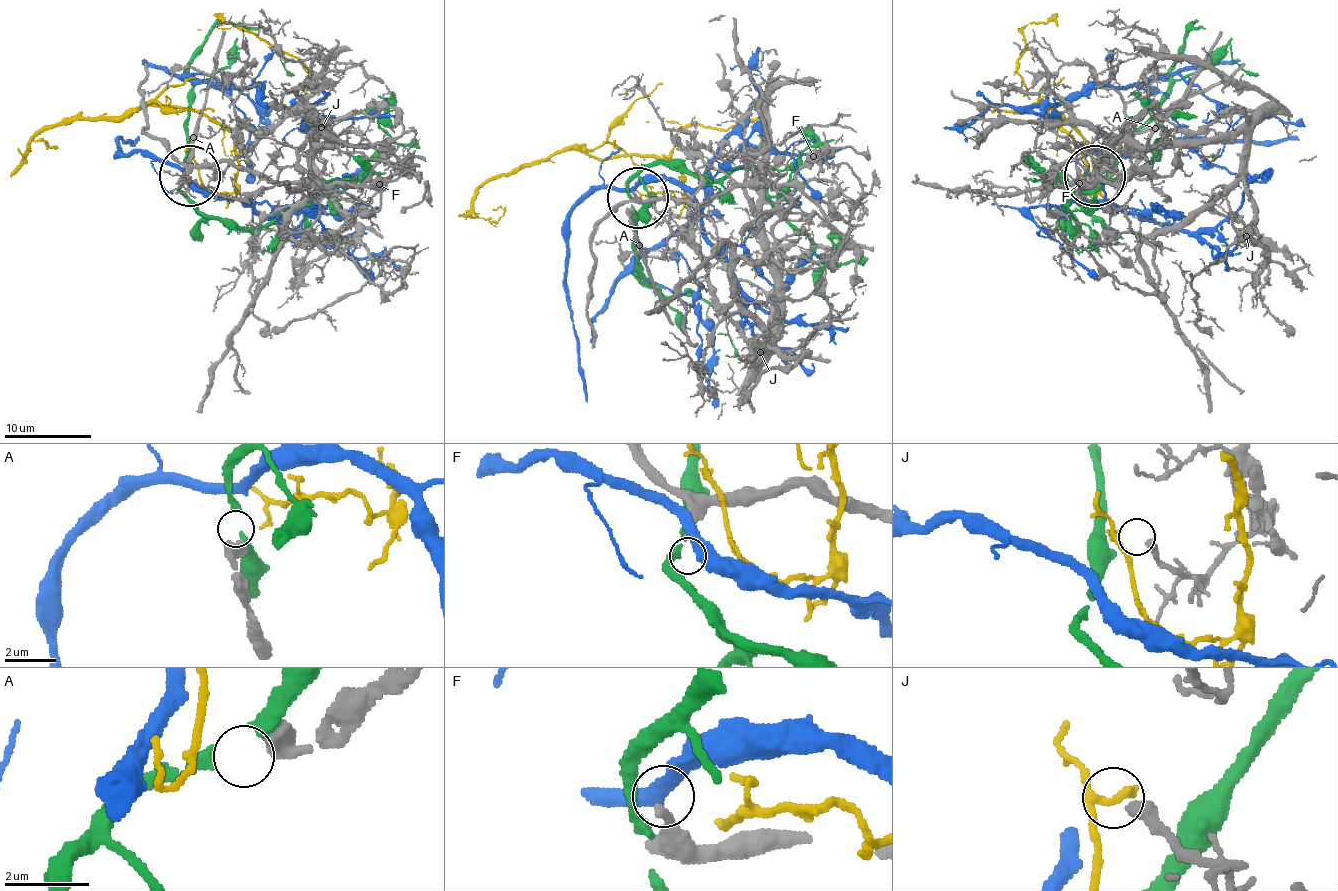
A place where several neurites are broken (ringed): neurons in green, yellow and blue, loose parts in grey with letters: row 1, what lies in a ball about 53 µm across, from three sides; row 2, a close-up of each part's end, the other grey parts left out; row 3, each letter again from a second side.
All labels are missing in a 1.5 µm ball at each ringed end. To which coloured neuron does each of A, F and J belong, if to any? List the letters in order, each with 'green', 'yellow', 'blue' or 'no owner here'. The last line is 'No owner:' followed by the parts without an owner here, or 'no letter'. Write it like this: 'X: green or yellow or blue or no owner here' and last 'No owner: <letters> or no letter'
A: no owner here
F: no owner here
J: no owner here
No owner: A, F, J

